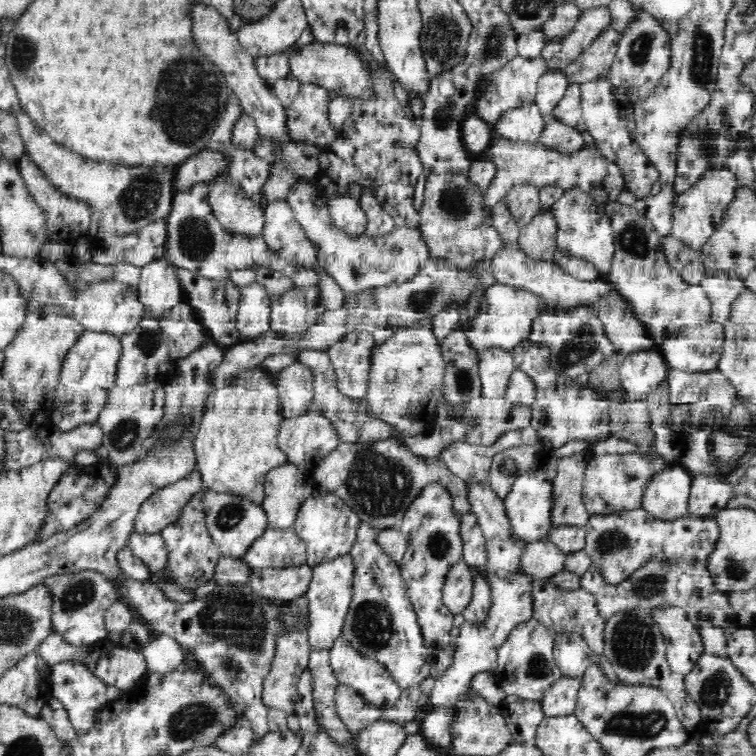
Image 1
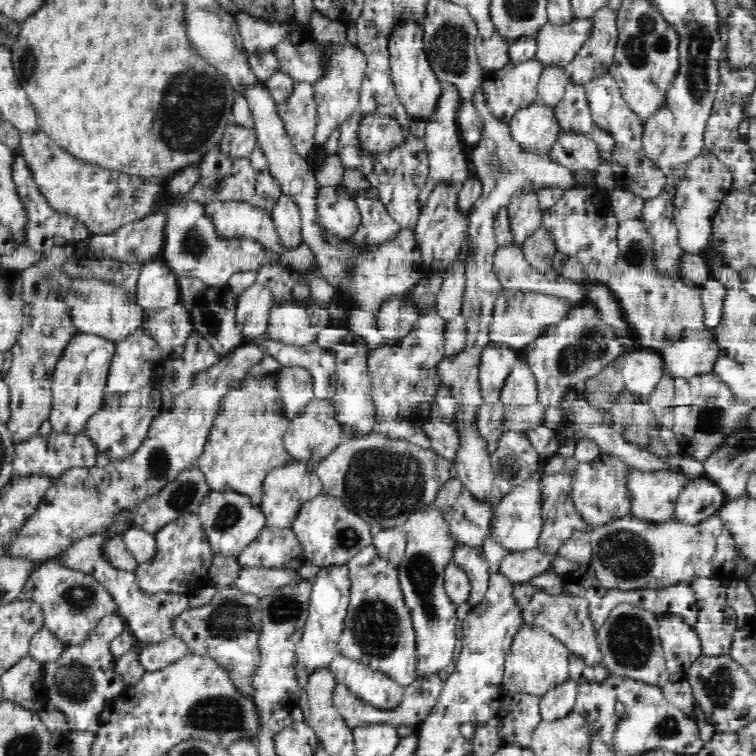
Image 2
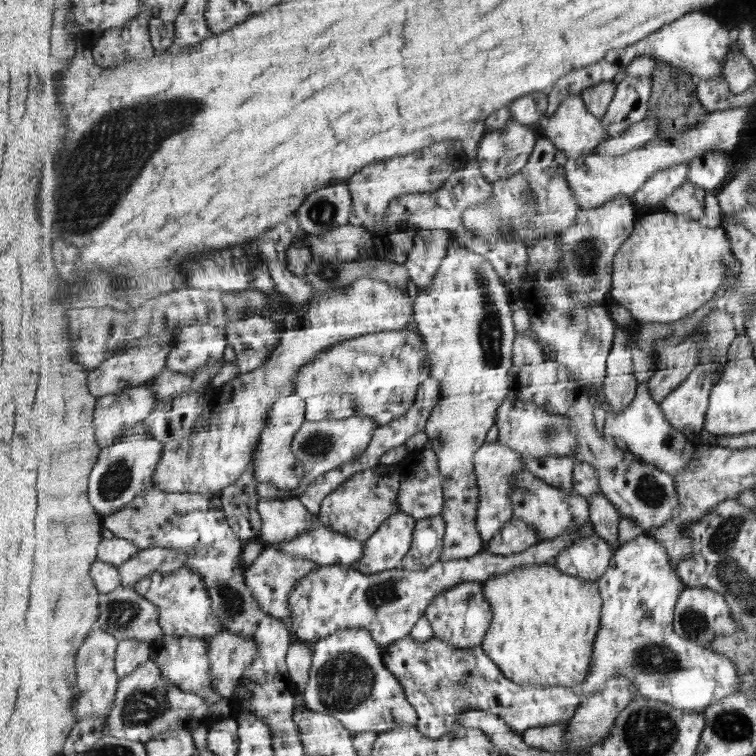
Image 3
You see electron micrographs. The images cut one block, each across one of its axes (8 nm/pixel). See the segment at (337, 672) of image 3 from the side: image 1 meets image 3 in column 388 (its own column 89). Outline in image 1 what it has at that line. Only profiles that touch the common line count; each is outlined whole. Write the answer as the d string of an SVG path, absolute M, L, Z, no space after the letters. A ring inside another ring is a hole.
M80 658L51 665L49 680L51 695L66 709L70 724L75 728L76 734L88 733L96 722L98 711L102 710L107 702L116 700L121 694L118 687L104 682L104 679L98 677Z

